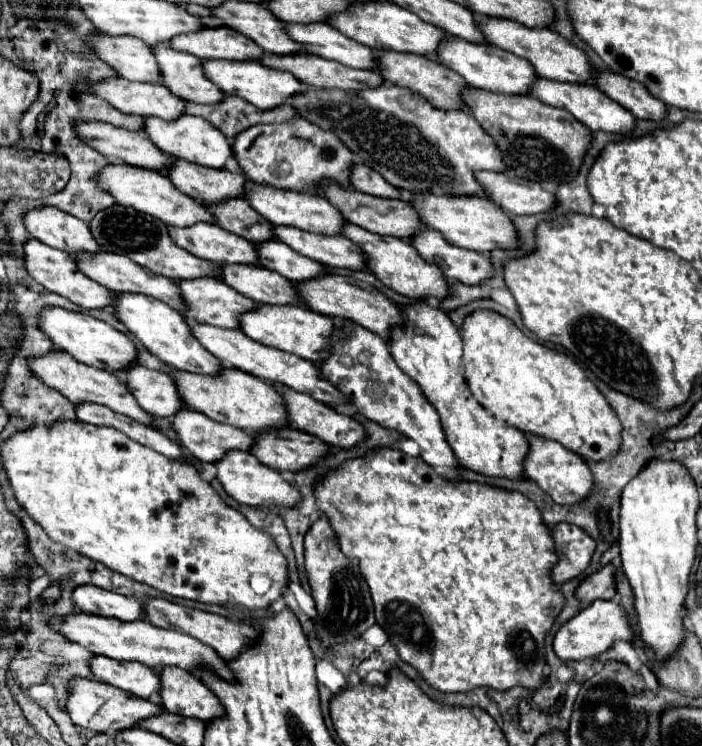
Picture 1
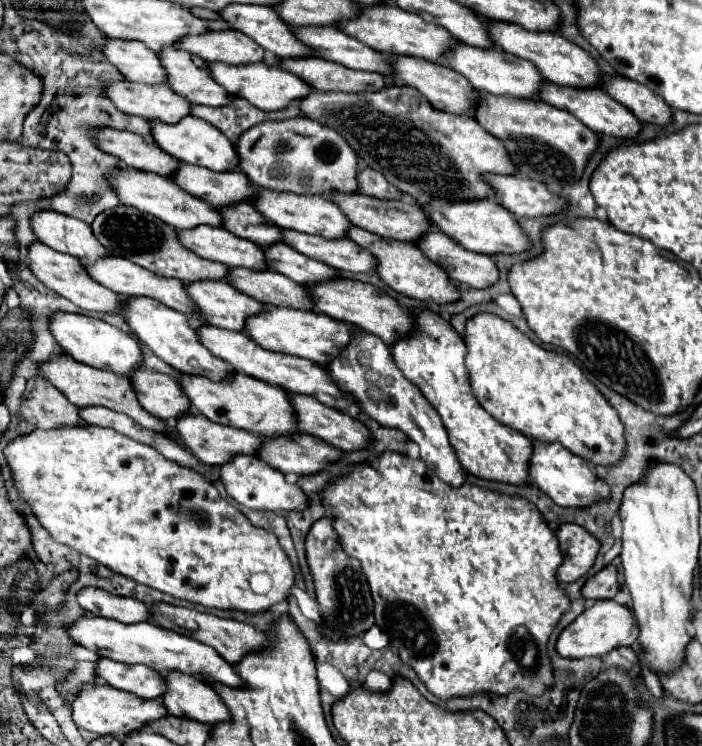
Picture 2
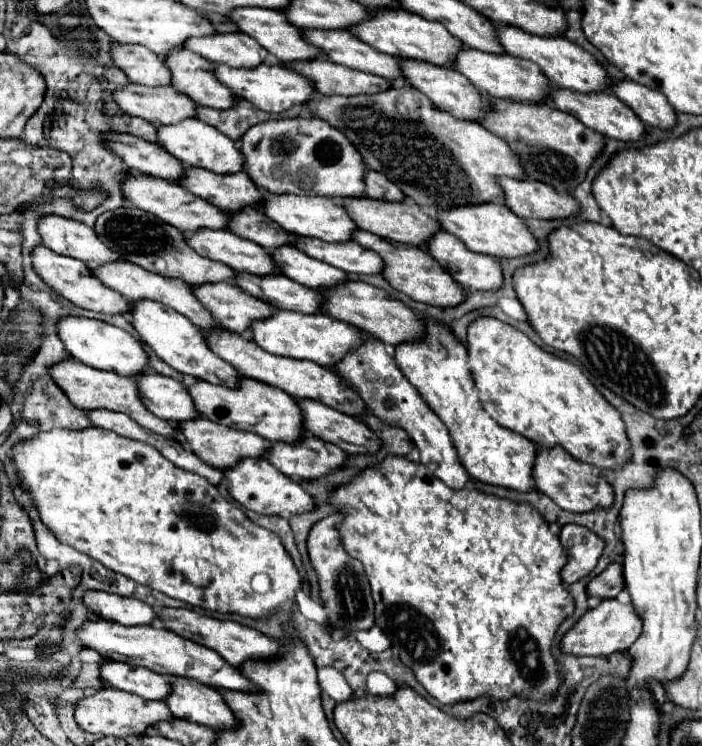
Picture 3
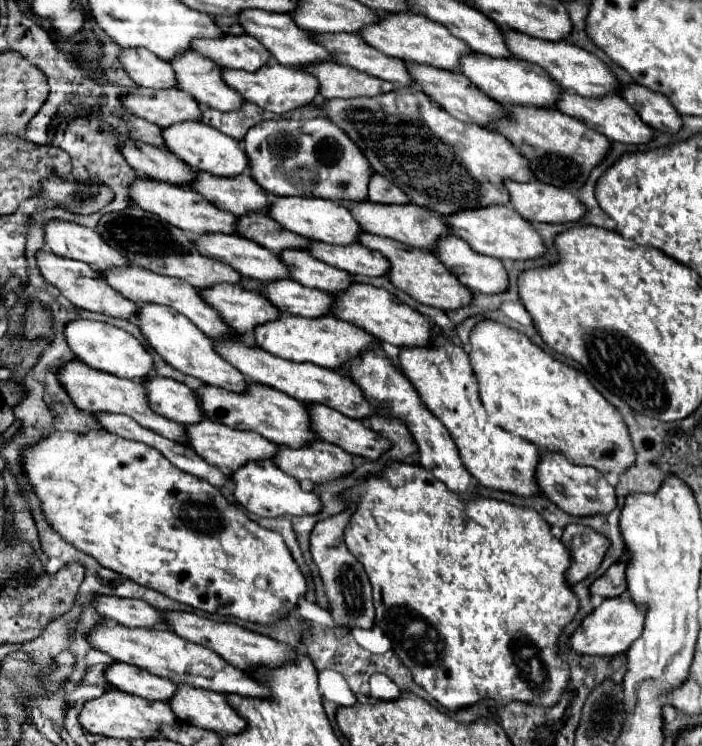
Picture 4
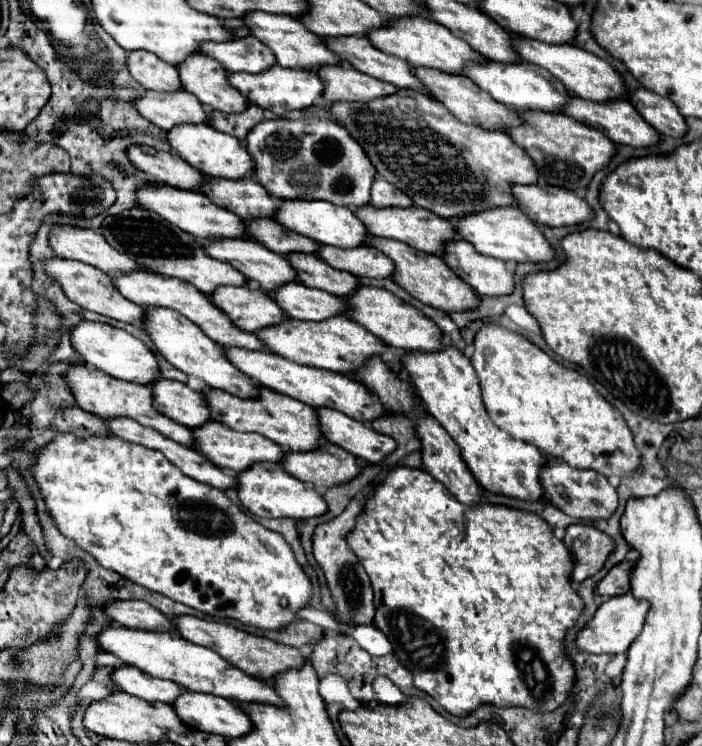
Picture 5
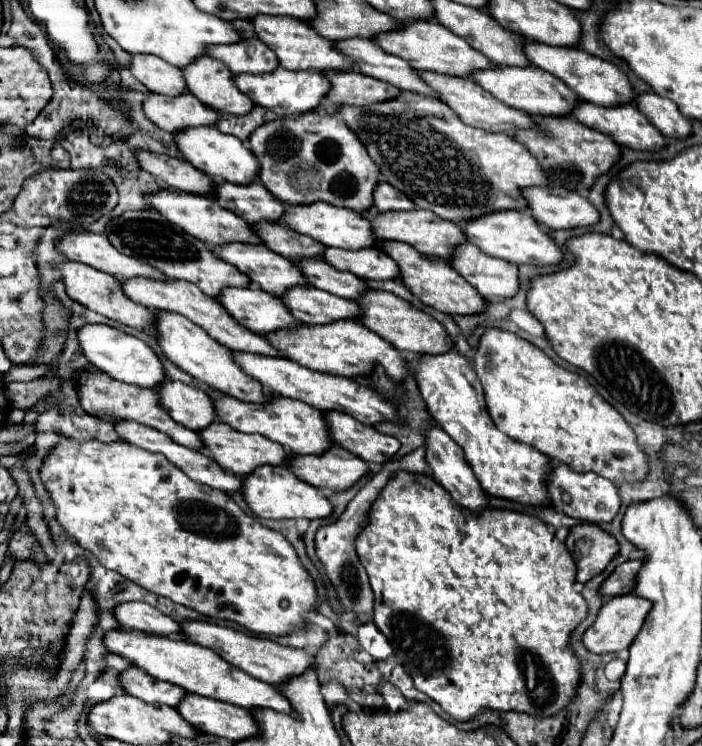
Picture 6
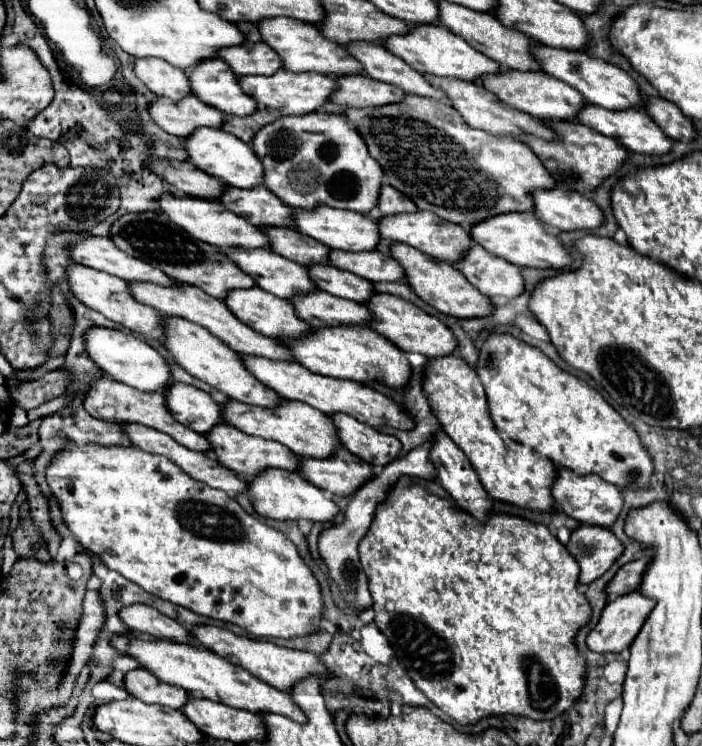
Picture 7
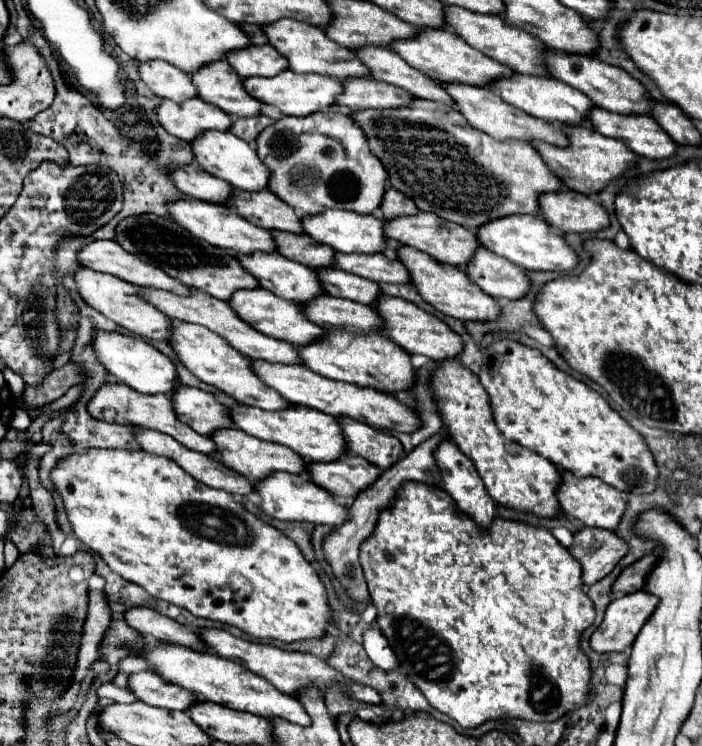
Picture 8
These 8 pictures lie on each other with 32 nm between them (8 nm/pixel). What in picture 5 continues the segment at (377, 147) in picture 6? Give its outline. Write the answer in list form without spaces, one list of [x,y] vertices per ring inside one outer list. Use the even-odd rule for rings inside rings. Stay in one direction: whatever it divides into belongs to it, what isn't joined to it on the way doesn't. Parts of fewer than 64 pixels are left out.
[[[400,90],[388,100],[372,100],[372,104],[334,104],[332,116],[348,128],[360,142],[368,158],[378,170],[378,176],[400,188],[412,198],[416,208],[426,208],[440,218],[452,220],[472,212],[516,206],[512,194],[514,184],[538,184],[540,172],[532,158],[504,132],[490,132],[480,126],[460,122],[442,102],[416,90]]]

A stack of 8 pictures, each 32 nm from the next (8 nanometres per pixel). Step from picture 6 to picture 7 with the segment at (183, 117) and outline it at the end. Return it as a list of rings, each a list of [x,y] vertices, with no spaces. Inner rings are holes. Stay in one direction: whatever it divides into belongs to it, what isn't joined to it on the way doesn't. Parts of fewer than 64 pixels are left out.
[[[186,96],[180,102],[168,98],[156,98],[150,106],[152,120],[164,128],[168,134],[178,138],[188,138],[198,128],[222,128],[226,114],[198,100],[196,96]]]

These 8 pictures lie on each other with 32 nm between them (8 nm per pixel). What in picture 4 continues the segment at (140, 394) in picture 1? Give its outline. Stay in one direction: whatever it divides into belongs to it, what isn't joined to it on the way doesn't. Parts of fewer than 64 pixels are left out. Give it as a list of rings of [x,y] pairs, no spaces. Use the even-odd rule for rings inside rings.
[[[152,376],[144,382],[148,386],[148,400],[150,408],[178,424],[198,424],[206,418],[206,412],[200,408],[198,396],[182,382],[176,382],[172,378]]]

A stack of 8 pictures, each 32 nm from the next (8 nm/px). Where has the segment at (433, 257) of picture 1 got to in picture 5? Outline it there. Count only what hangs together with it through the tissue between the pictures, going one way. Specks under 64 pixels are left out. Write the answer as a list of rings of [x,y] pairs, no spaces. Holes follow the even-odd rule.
[[[466,240],[452,242],[442,258],[480,296],[506,296],[514,292],[514,270],[504,260],[480,254]]]

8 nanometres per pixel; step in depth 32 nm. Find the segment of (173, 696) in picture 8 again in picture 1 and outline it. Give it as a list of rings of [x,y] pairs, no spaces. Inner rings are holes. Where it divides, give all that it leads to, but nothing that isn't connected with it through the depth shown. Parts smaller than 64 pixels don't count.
[[[94,656],[90,660],[92,674],[110,686],[126,690],[140,698],[152,698],[160,692],[160,676],[144,664],[124,664],[108,660],[106,656]]]

